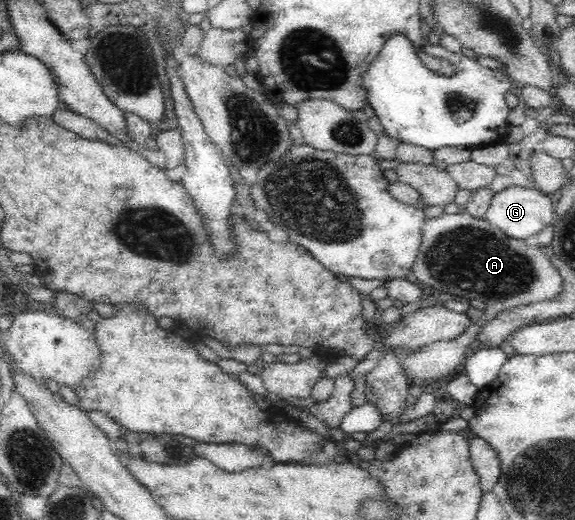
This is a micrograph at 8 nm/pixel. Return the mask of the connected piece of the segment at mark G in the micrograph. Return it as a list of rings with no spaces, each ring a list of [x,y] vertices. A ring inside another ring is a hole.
[[[513,185],[506,187],[491,199],[485,219],[491,225],[497,226],[508,238],[526,239],[544,230],[546,226],[557,220],[554,204],[547,195],[538,189],[523,188]]]

